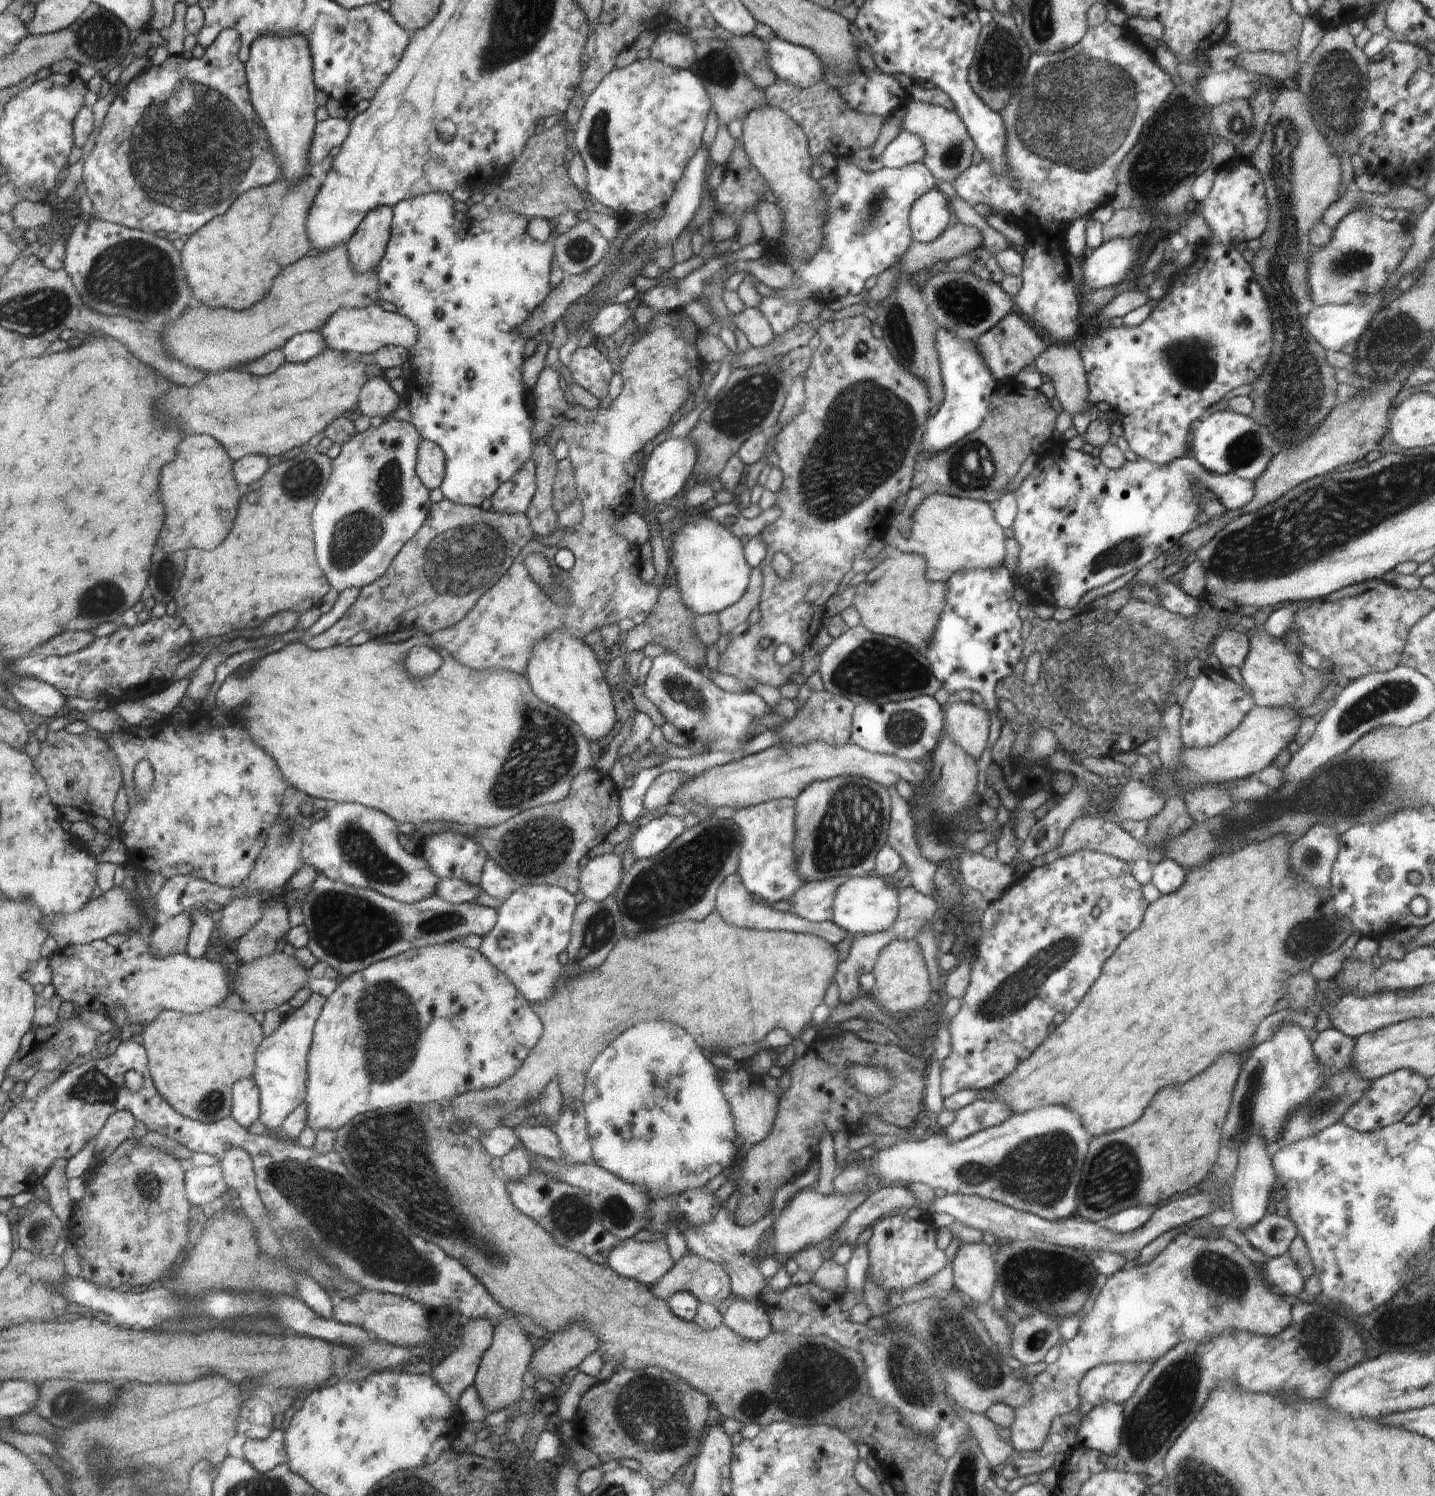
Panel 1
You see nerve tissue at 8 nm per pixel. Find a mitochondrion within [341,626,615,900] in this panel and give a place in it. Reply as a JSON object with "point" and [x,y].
{"point":[551,760]}

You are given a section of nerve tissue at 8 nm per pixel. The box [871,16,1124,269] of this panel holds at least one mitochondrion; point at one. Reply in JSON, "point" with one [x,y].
{"point":[1000,59]}

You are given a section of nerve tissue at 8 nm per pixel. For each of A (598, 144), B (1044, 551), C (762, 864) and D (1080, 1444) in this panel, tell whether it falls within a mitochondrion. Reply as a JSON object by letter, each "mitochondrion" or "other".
{"A":"mitochondrion","B":"other","C":"other","D":"other"}

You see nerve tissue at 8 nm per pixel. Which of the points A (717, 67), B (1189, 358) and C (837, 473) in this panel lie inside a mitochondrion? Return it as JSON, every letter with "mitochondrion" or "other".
{"A":"mitochondrion","B":"mitochondrion","C":"mitochondrion"}

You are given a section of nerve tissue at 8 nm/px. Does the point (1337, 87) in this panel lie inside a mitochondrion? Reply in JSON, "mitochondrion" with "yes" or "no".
{"mitochondrion":"yes"}

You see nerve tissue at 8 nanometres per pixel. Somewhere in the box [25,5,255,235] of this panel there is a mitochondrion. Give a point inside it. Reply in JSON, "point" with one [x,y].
{"point":[99,37]}

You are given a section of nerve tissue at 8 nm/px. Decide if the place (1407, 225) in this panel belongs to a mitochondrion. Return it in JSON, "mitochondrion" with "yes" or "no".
{"mitochondrion":"no"}

